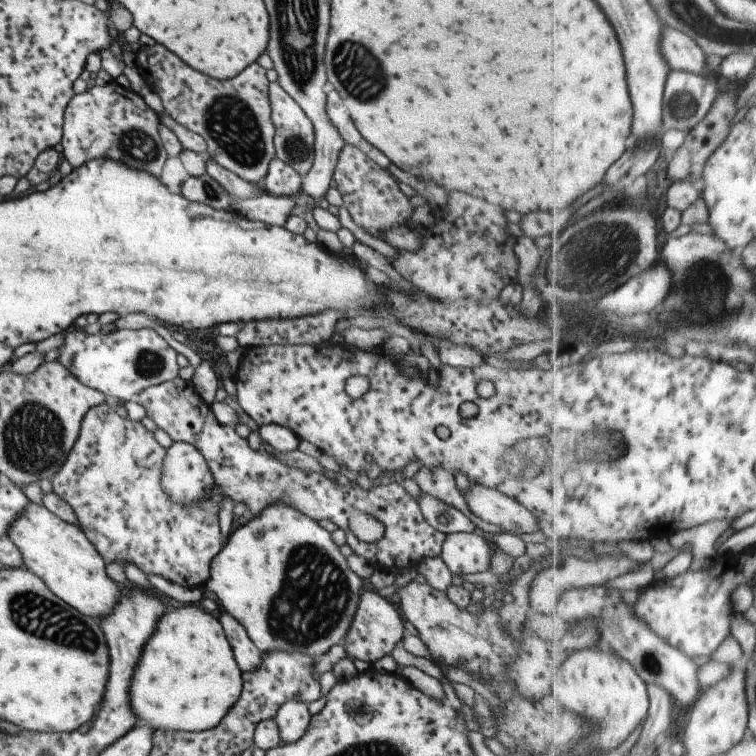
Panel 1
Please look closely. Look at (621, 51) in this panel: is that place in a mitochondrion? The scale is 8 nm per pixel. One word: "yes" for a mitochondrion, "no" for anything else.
no

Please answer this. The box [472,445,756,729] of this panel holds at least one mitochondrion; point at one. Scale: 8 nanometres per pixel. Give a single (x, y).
(651, 665)

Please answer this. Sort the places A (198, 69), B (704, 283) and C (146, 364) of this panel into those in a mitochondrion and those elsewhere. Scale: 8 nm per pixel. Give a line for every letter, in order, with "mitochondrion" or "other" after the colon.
A: other
B: mitochondrion
C: mitochondrion

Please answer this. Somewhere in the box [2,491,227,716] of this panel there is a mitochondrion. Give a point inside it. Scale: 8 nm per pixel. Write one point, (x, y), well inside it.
(33, 615)

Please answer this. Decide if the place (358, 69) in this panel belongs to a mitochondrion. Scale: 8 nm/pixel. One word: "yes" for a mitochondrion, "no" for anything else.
yes

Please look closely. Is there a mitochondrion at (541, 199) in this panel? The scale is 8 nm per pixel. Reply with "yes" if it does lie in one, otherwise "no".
no

